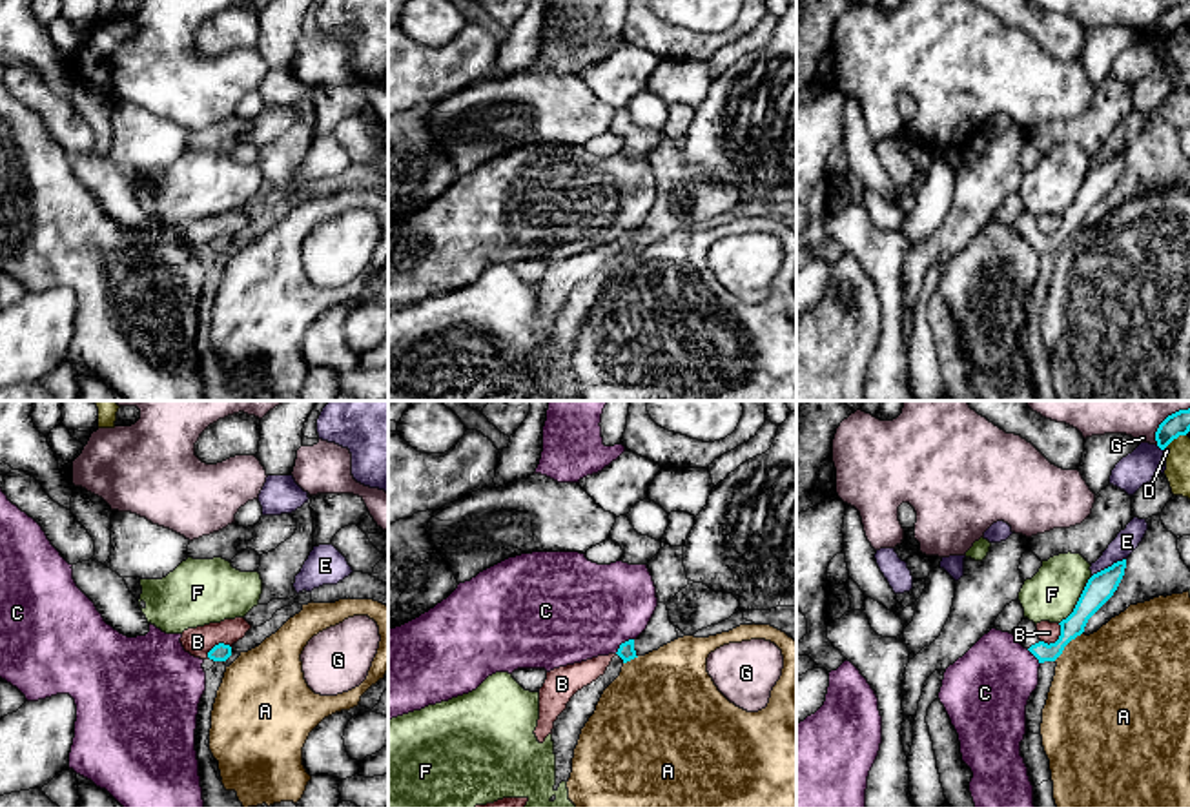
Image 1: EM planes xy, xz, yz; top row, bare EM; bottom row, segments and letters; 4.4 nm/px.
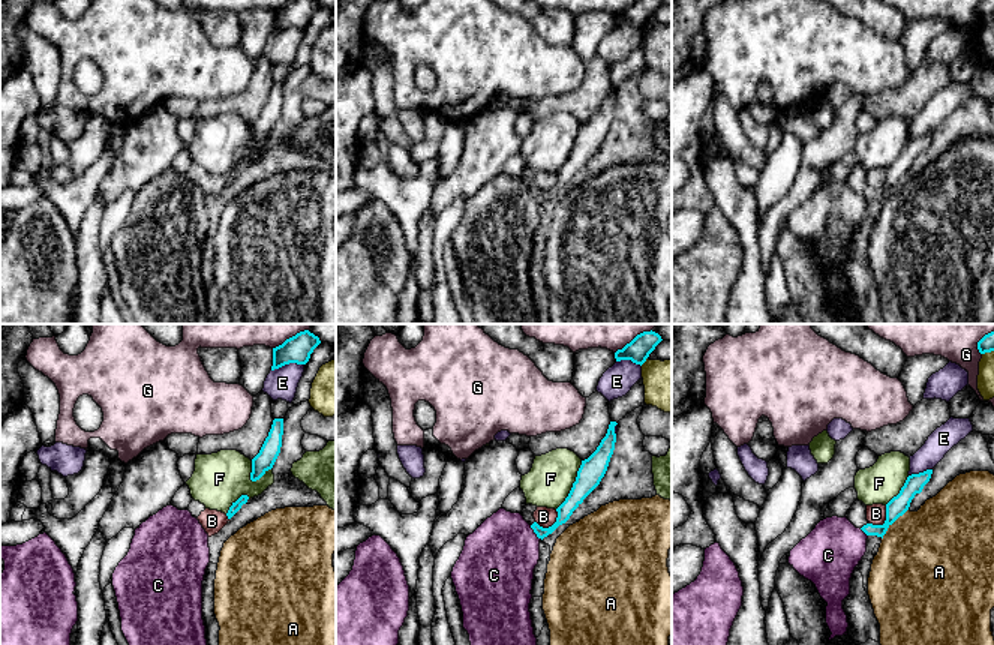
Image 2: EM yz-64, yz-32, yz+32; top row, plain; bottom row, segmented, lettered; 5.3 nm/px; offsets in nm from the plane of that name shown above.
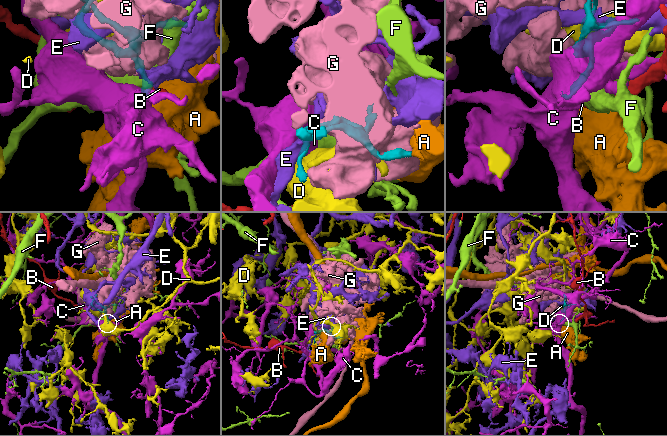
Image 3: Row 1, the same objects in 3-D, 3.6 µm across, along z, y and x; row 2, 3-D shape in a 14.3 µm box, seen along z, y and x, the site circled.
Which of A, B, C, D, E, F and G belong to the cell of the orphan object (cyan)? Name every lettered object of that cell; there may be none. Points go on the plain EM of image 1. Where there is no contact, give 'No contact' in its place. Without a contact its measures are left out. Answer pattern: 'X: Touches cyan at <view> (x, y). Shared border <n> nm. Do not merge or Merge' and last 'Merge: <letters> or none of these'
A: Touches cyan at yz (1066, 235). Shared border 180 nm. Do not merge
B: Touches cyan at yz (1057, 232). Shared border 120 nm. Do not merge
C: Touches cyan at xz (622, 235). Shared border 110 nm. Do not merge
D: Touches cyan at yz (1174, 30). Shared border 120 nm. Do not merge
E: Touches cyan at yz (1108, 159). Shared border 170 nm. Do not merge
F: Touches cyan at yz (1079, 192). Shared border 260 nm. Do not merge
G: Touches cyan at yz (1165, 11). Shared border 220 nm. Do not merge
Merge: none of these

